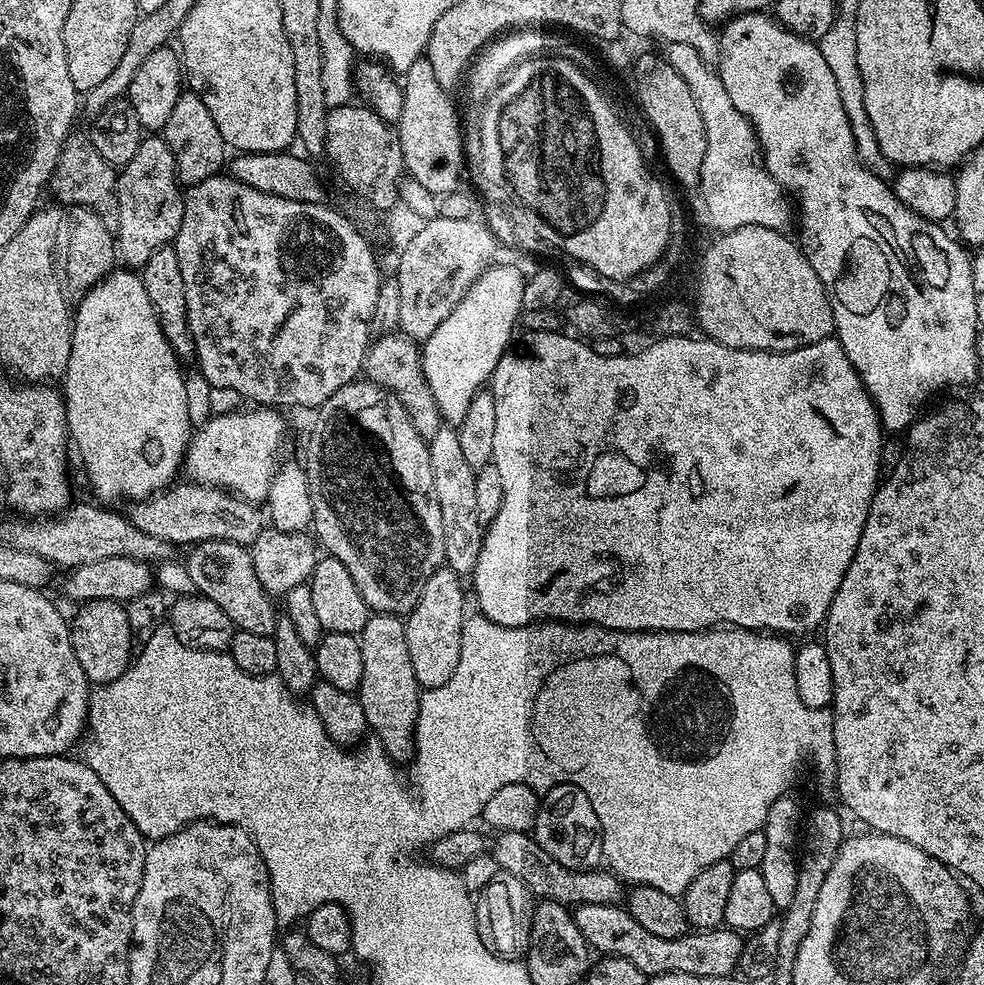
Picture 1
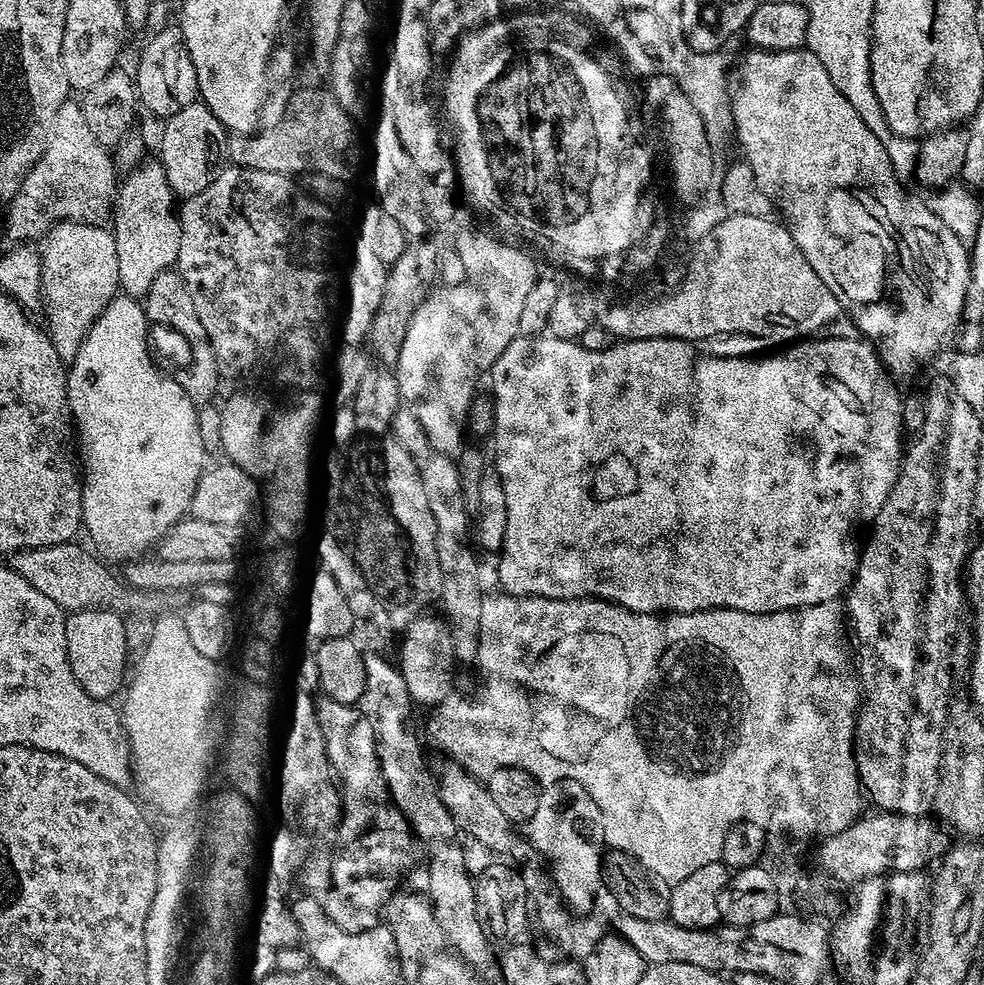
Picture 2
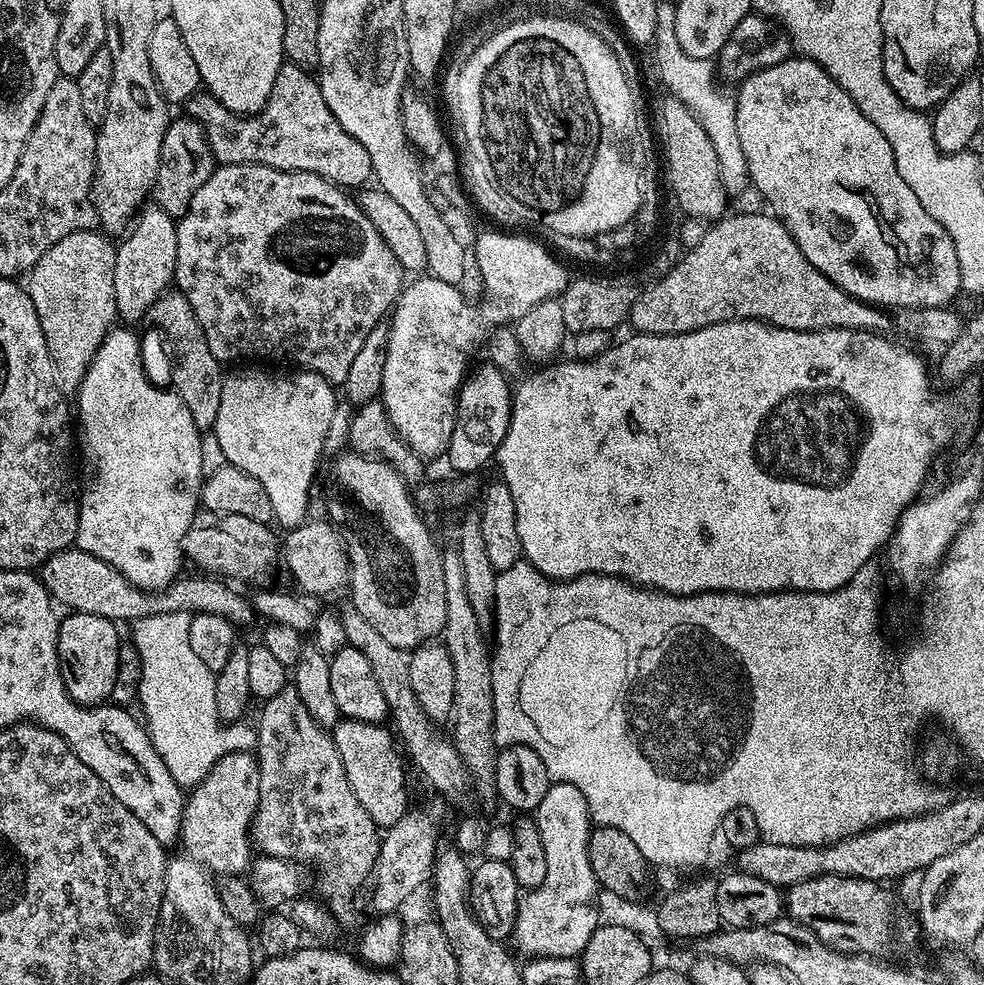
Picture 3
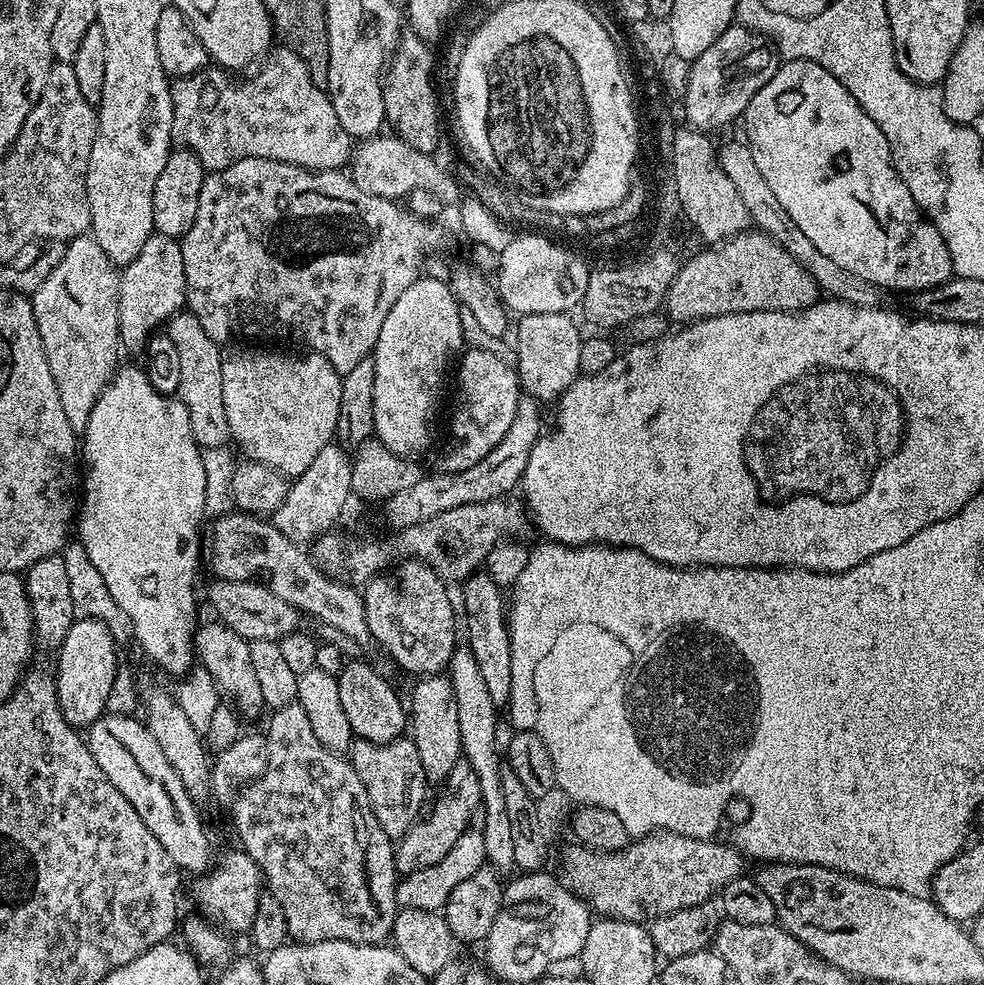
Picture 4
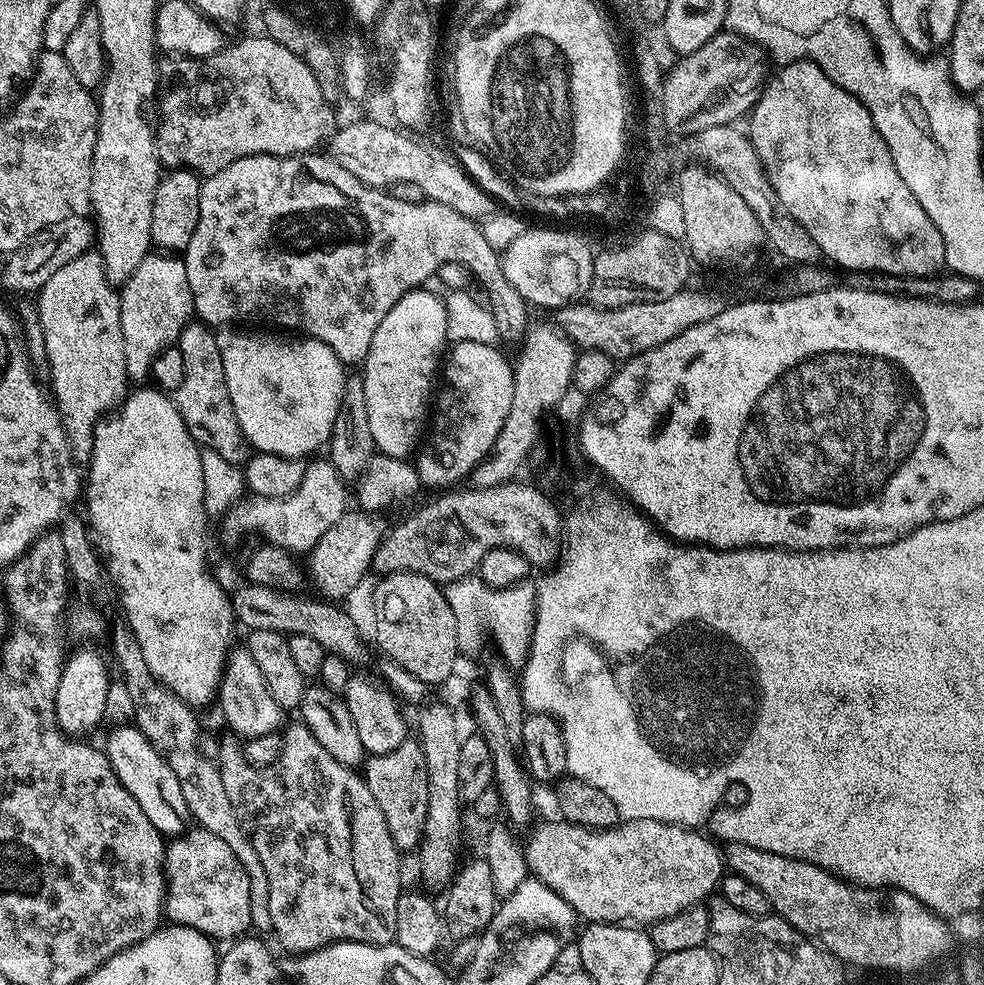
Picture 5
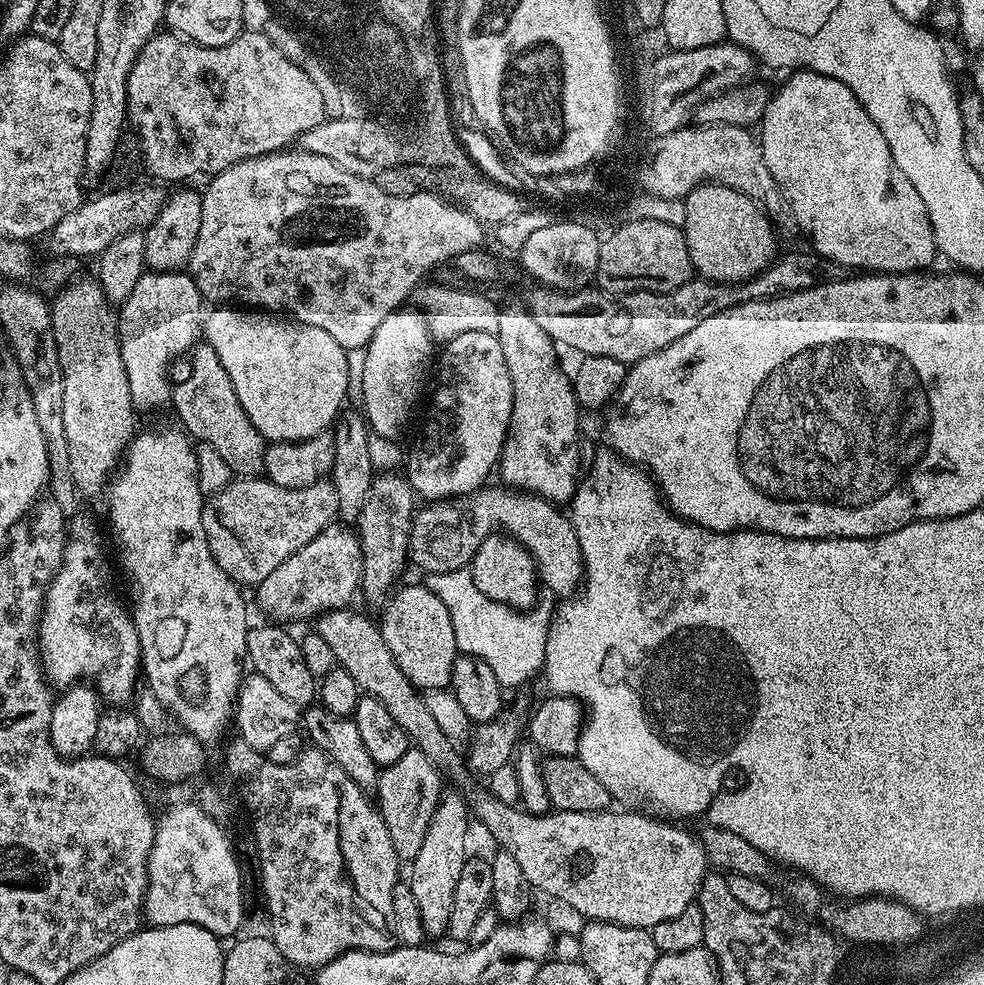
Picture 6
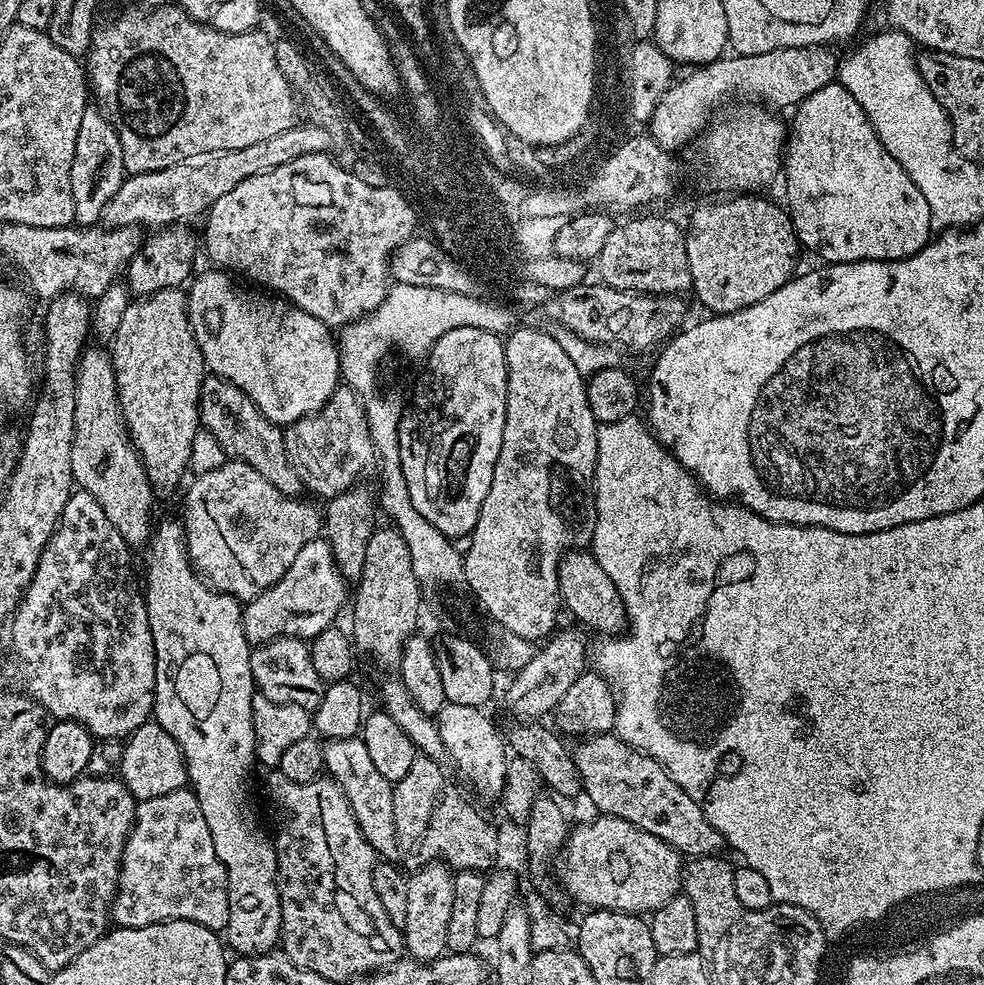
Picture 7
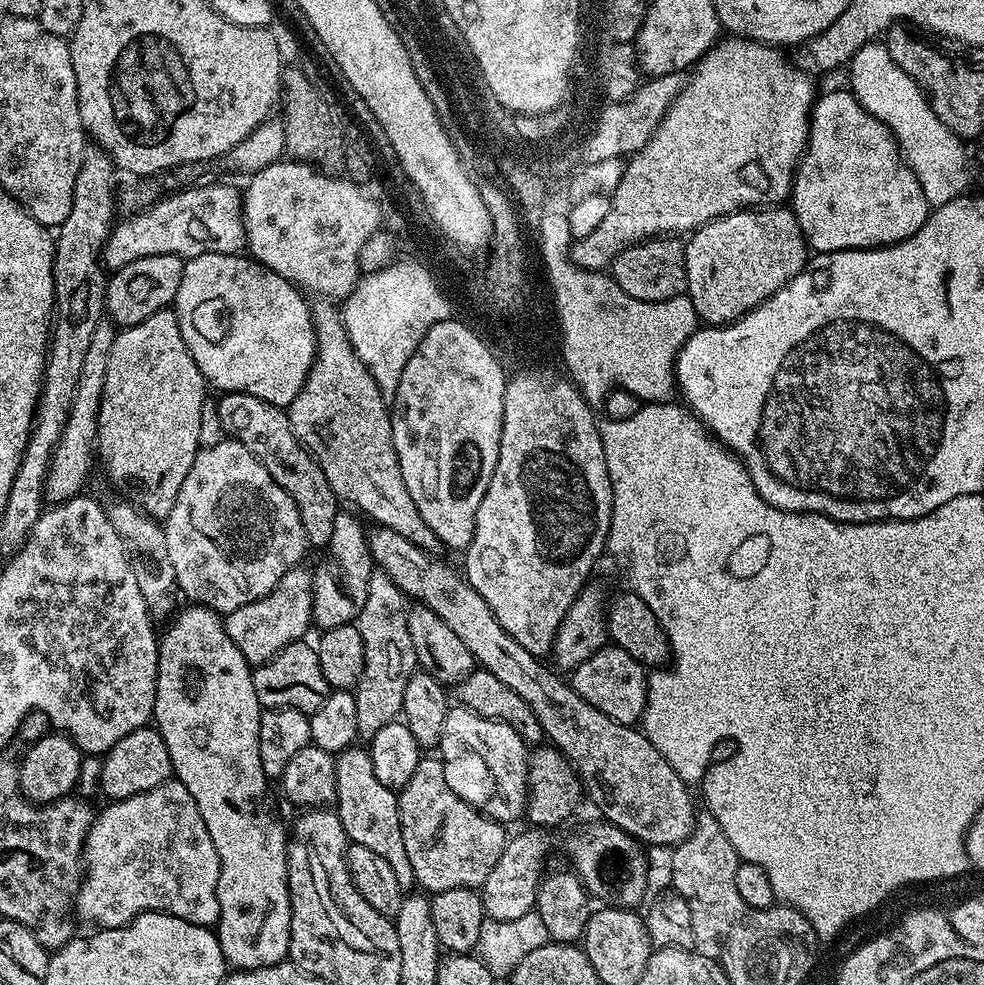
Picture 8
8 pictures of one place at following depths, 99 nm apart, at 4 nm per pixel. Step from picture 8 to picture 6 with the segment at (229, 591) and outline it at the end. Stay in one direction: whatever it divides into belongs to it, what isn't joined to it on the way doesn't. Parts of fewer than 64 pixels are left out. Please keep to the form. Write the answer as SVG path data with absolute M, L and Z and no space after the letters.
M233 478L222 491L205 499L202 526L206 530L208 548L214 554L218 566L222 566L222 570L226 570L228 577L237 584L255 586L263 582L277 566L282 566L290 554L302 550L306 542L318 538L326 526L334 523L339 511L340 499L327 479L305 488L283 488L271 484L267 478Z

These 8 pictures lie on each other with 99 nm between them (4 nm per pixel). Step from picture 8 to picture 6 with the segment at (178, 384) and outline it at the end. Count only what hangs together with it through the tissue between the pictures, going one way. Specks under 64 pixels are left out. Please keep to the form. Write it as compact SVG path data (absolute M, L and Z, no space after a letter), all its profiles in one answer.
M145 271L138 278L130 298L118 308L122 366L126 366L126 382L130 382L132 403L137 409L160 408L172 398L173 381L168 381L168 364L187 353L201 339L202 297L187 271Z

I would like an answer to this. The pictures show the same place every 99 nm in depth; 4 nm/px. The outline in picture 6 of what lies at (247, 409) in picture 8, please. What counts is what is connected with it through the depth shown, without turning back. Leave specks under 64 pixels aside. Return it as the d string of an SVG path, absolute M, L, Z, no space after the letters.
M207 342L197 343L191 349L191 356L192 369L181 384L177 383L173 387L170 408L176 411L183 431L193 441L214 446L214 450L218 450L218 455L237 477L259 477L264 470L266 441L262 434L258 434L254 422L246 418L242 402L238 402L234 394L230 374L222 370L222 362L218 362L214 346L210 346Z

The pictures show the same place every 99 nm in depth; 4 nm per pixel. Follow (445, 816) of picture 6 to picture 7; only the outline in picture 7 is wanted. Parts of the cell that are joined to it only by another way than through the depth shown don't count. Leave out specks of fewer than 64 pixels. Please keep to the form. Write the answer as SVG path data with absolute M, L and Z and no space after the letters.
M437 862L415 869L406 886L406 926L402 930L404 951L413 960L436 960L448 952L446 933L450 927L450 909L454 903L454 872L447 864Z

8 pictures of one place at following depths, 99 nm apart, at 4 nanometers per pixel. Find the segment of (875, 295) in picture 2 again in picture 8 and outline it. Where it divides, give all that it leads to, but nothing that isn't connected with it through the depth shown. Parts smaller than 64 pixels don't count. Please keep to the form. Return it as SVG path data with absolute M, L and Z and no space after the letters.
M851 91L828 92L812 106L808 143L792 182L792 213L813 253L849 252L859 248L886 248L913 236L928 220L930 205L918 178L900 155L892 132L870 115Z

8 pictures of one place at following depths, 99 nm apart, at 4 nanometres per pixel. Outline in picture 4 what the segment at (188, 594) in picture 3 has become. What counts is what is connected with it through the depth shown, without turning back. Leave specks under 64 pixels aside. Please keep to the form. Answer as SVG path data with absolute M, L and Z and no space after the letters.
M213 579L208 588L208 600L216 611L215 619L224 624L234 634L244 640L280 640L286 634L297 631L301 627L302 613L290 602L278 598L269 590L268 585L256 580L221 580Z

